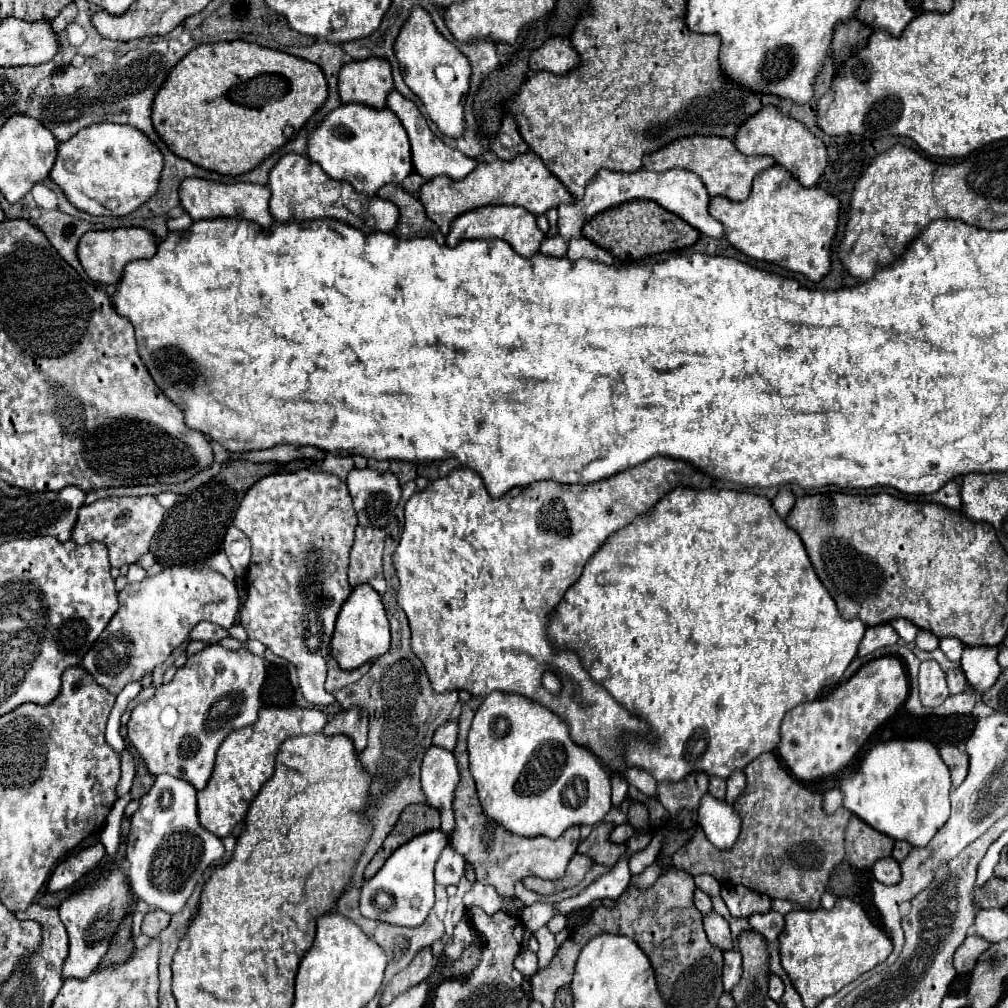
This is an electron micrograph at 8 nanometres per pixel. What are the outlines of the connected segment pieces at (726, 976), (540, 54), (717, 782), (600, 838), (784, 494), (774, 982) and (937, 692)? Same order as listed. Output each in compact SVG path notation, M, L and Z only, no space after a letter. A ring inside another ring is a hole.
M728 950L724 952L724 972L722 972L722 980L724 980L724 990L730 992L742 974L742 956L738 950Z
M550 38L530 52L530 68L534 72L548 70L554 74L566 74L574 66L578 66L578 54L574 54L574 48L566 38Z
M712 776L710 778L710 794L722 800L724 798L724 792L726 792L726 780L722 780L718 776Z
M598 824L594 826L594 830L590 832L590 836L580 842L578 846L578 852L582 854L588 854L594 862L598 864L606 864L606 866L614 866L618 862L618 858L626 852L626 846L624 844L610 844L608 842L608 834L610 834L612 826L610 824Z
M780 488L780 492L776 494L776 498L772 500L772 506L774 506L774 510L782 516L782 518L786 518L788 516L788 512L792 510L792 506L794 506L794 494L792 494L792 490L790 488Z
M770 974L768 990L770 990L770 998L772 998L772 1000L776 1000L776 1002L780 1002L782 992L784 992L784 984L782 984L782 980L780 980L776 974Z
M926 660L920 664L918 684L920 684L920 700L924 706L940 706L950 694L944 670L934 660Z

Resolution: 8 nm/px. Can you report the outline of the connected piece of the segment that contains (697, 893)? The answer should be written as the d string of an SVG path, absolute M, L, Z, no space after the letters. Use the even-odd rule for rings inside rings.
M700 888L694 890L694 904L696 908L704 914L704 912L712 912L712 902L710 902L710 896L706 892L702 892Z

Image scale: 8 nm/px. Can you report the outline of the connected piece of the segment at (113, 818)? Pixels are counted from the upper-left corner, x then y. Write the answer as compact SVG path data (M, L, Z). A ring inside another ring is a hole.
M130 792L122 798L118 798L118 802L114 804L102 832L100 832L100 842L106 848L106 858L112 858L118 852L118 844L120 844L120 820L122 820L122 812L126 808L126 804L132 800Z

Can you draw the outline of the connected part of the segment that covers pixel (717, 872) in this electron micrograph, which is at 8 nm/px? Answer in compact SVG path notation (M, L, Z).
M766 752L752 760L746 768L746 788L742 796L738 798L736 810L742 818L742 832L738 840L734 842L732 848L720 850L710 844L710 840L704 836L702 828L696 824L690 832L676 832L668 834L666 842L658 854L658 860L644 870L638 878L632 878L632 884L638 888L648 888L654 884L654 880L664 872L664 868L674 866L690 872L692 876L696 874L712 874L716 880L724 882L726 886L746 886L756 892L764 892L770 898L784 898L790 902L798 902L808 910L820 908L820 896L826 890L826 882L832 874L832 870L844 860L844 830L850 820L850 812L846 808L838 808L834 814L824 814L822 812L822 796L818 792L808 790L802 786L798 780L794 780L776 760L774 752Z

